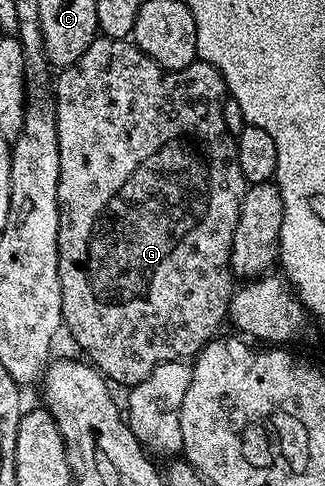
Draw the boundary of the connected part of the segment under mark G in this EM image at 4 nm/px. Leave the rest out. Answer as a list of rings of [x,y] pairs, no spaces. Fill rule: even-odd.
[[[100,34],[88,47],[86,54],[82,54],[78,62],[63,69],[59,75],[54,80],[54,99],[60,163],[58,282],[62,286],[62,324],[66,332],[68,328],[73,342],[85,352],[83,355],[87,363],[113,385],[124,384],[125,389],[130,389],[138,382],[150,378],[150,370],[154,370],[162,362],[191,361],[204,349],[204,345],[221,331],[220,323],[223,320],[225,323],[234,291],[232,275],[234,230],[238,226],[242,198],[250,185],[242,174],[242,166],[238,166],[236,136],[226,130],[223,106],[226,89],[222,74],[214,65],[197,58],[190,66],[170,72],[149,58],[131,39],[115,40]]]

